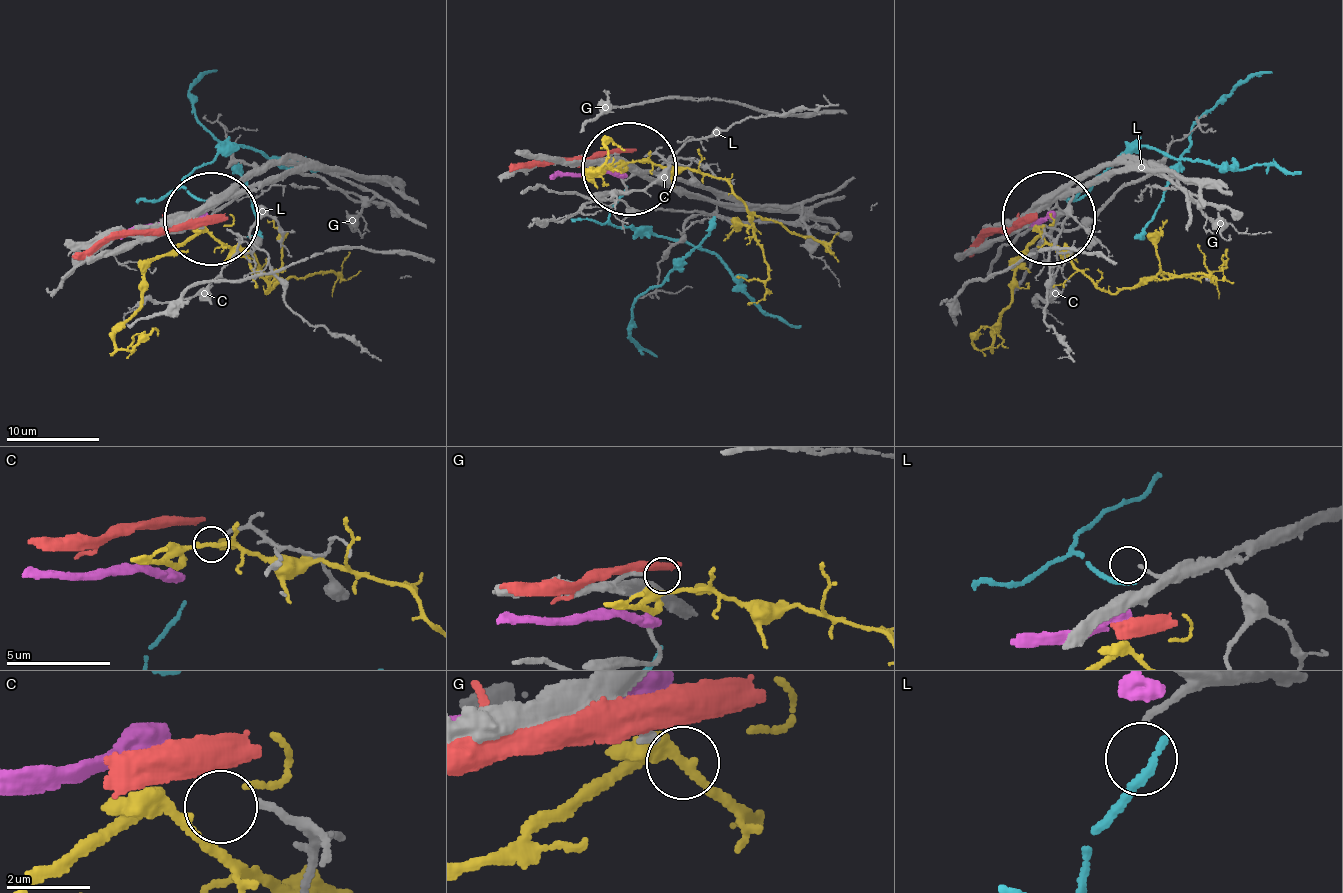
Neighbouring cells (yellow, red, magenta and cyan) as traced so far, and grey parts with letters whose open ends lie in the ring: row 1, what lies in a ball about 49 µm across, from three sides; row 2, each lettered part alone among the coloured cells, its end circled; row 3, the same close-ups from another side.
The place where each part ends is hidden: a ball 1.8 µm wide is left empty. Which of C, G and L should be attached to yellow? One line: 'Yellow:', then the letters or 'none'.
Yellow: none

